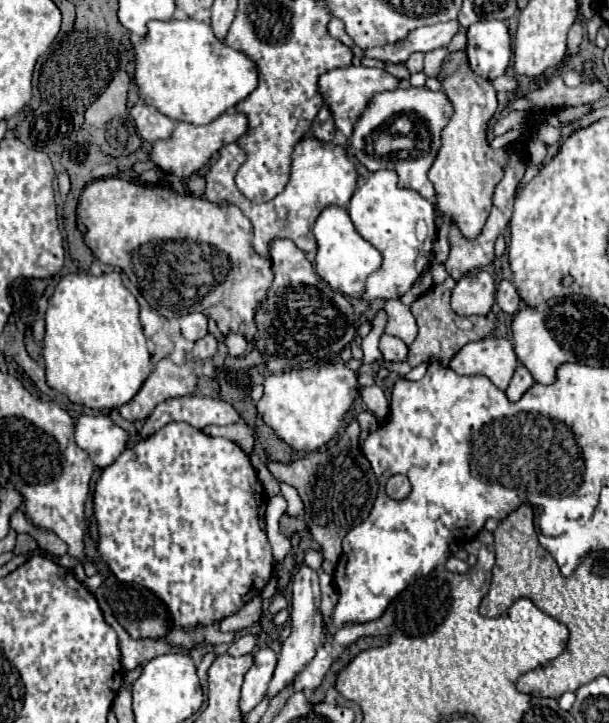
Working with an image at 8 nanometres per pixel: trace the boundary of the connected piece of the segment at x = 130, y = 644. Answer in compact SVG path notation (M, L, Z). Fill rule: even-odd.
M107 614L105 620L117 632L119 650L121 650L121 664L123 664L125 670L135 670L139 664L149 662L151 658L167 654L171 650L181 652L177 648L171 648L165 640L133 640L111 614Z

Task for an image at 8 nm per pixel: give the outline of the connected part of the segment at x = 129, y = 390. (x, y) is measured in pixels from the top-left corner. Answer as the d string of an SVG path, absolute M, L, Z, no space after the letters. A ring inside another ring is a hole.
M95 261L91 269L67 274L55 286L45 312L47 330L43 358L47 384L53 390L65 394L73 404L83 404L93 410L107 410L127 404L139 392L141 384L151 372L151 354L139 322L139 304L135 296L125 288L119 272L101 274L99 267L101 262Z

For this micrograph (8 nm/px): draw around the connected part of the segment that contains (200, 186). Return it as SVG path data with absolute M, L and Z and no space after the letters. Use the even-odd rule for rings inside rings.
M195 172L195 174L189 176L185 182L187 182L187 188L189 188L195 196L201 196L201 194L205 192L205 178L203 178L201 174Z

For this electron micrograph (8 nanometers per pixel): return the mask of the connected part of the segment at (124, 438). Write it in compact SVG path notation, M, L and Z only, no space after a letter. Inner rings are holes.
M79 416L75 424L75 442L83 448L95 466L105 468L127 448L129 432L117 426L109 416Z

